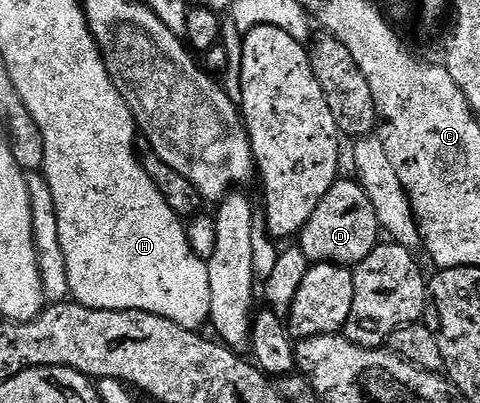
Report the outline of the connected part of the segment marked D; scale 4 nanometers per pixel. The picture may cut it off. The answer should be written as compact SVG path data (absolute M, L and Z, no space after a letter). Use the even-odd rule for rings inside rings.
M356 179L335 181L330 191L322 195L322 203L314 207L314 215L310 215L306 227L302 227L298 234L298 246L305 253L308 262L317 265L355 267L360 265L362 259L366 259L366 255L370 255L370 251L374 251L381 241L382 230L374 205L370 203L369 196Z

